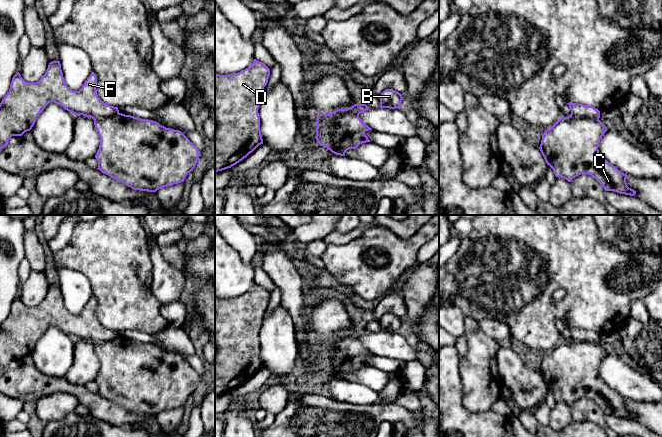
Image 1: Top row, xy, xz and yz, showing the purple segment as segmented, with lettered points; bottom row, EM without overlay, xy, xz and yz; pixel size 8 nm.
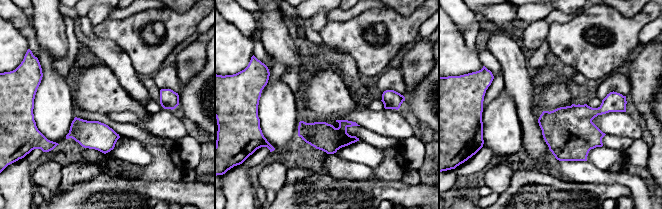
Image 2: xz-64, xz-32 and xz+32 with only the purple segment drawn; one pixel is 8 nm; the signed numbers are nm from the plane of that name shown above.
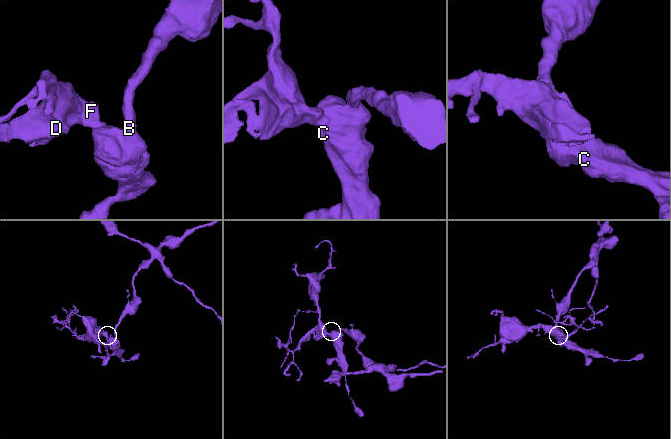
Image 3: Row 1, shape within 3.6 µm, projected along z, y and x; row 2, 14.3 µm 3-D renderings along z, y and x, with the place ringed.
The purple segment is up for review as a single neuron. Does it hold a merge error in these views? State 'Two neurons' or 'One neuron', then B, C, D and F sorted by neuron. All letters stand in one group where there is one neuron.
Two neurons. Groups: B C / D F

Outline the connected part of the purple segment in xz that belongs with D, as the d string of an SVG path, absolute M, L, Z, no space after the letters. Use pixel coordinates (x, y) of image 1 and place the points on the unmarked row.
M256 283L250 291L238 297L228 299L215 297L215 396L231 392L263 368L258 333L269 300L270 293Z

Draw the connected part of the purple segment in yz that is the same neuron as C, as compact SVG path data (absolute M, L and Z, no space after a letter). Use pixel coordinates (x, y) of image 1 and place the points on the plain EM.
M562 341L542 358L539 373L556 401L562 401L571 406L573 402L581 398L589 398L601 408L605 415L634 420L636 415L627 410L627 399L599 377L600 364L607 354L599 343Z

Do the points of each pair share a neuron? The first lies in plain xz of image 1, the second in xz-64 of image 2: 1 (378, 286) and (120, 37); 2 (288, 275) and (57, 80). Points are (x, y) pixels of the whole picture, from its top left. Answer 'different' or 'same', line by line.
1: same
2: different

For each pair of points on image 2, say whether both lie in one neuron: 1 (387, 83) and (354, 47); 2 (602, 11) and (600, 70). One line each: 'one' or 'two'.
1: two
2: one

